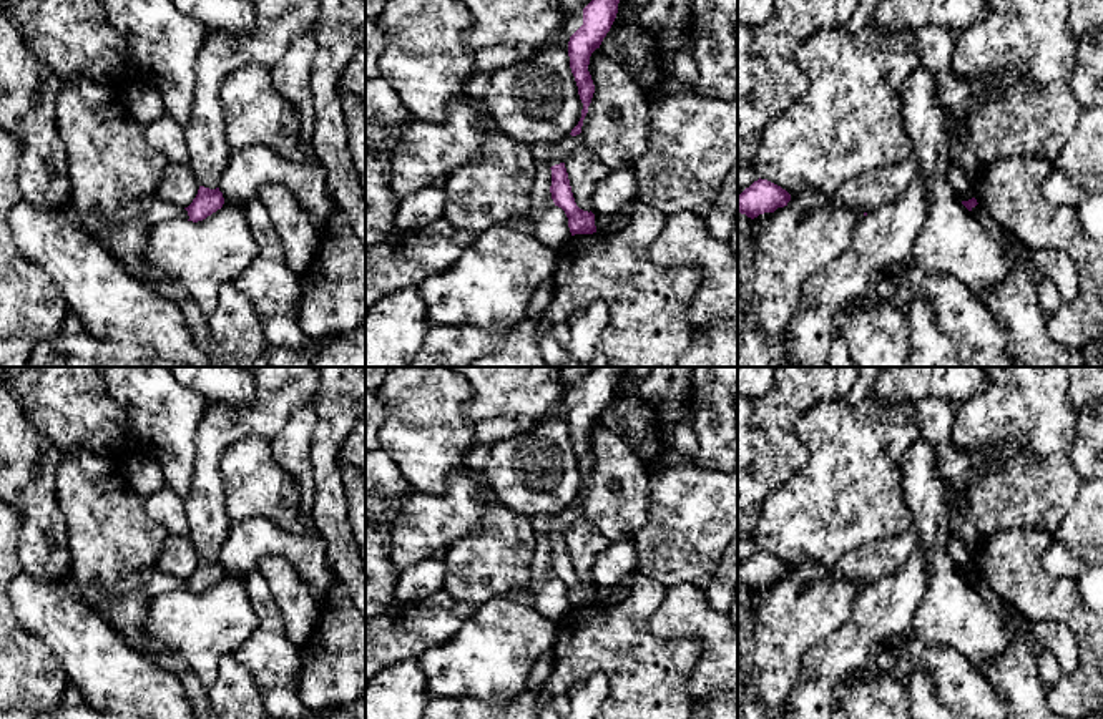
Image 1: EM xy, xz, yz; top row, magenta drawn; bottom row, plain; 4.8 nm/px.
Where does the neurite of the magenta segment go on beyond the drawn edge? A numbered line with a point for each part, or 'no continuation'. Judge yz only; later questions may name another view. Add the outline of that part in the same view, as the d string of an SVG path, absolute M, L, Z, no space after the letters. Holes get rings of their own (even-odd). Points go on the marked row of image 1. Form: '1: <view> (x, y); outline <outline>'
no continuation

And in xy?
no continuation

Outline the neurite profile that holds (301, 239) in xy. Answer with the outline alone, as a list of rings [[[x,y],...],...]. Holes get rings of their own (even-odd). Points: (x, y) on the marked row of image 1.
[[[262,183],[256,196],[279,232],[287,266],[304,276],[316,261],[322,234],[284,183]]]

